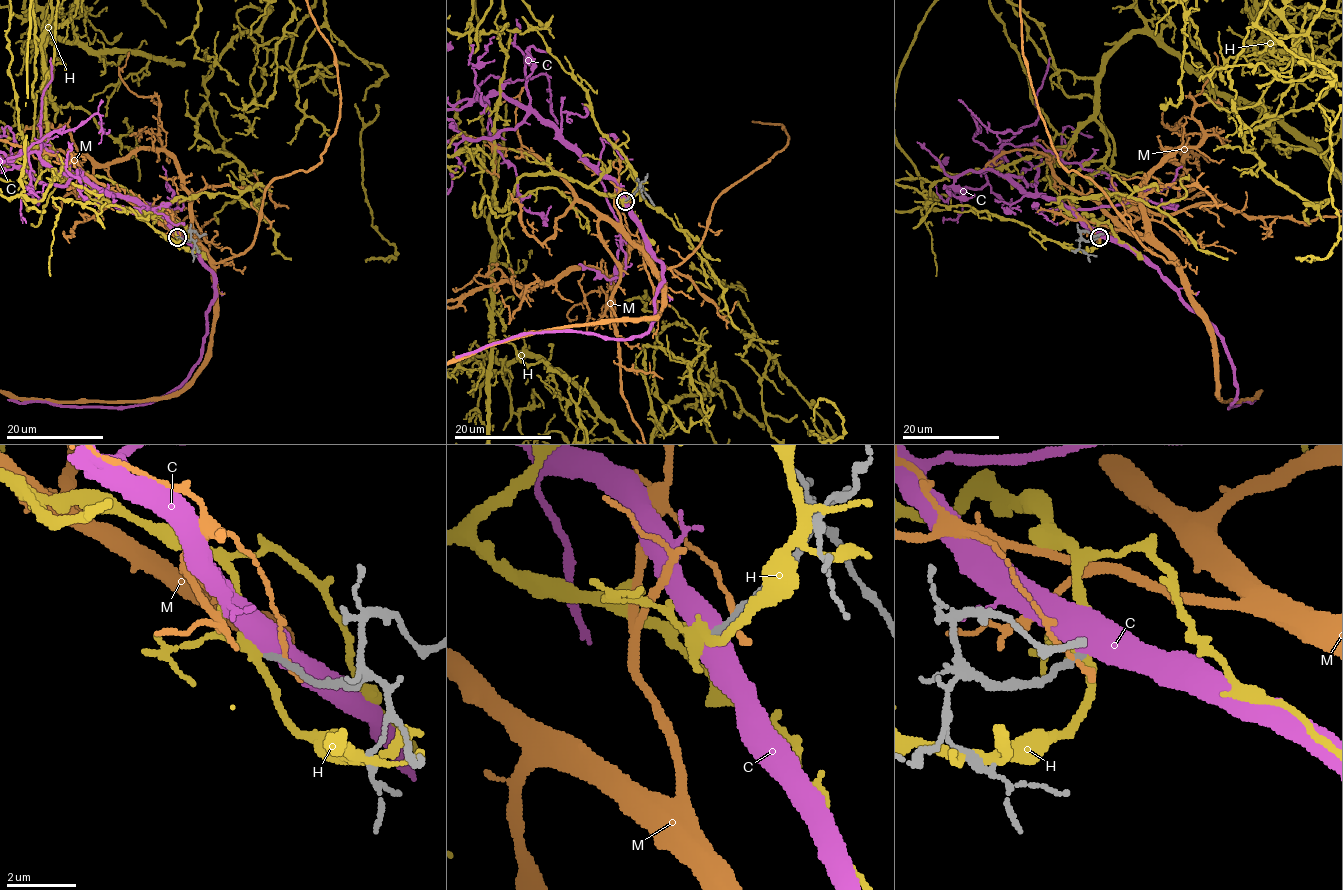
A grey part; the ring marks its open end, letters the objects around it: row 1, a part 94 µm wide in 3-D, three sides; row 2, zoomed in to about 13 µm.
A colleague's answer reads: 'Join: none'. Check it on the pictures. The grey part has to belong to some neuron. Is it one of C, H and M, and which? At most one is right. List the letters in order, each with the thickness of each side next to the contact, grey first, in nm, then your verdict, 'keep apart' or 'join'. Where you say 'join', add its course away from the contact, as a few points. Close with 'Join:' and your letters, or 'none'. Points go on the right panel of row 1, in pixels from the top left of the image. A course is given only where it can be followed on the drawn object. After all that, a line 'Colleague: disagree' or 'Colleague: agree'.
C: 200/750 nm | keep apart
H: 200/300 nm | keep apart
M: 240/180 nm | keep apart
Join: none
Colleague: agree

